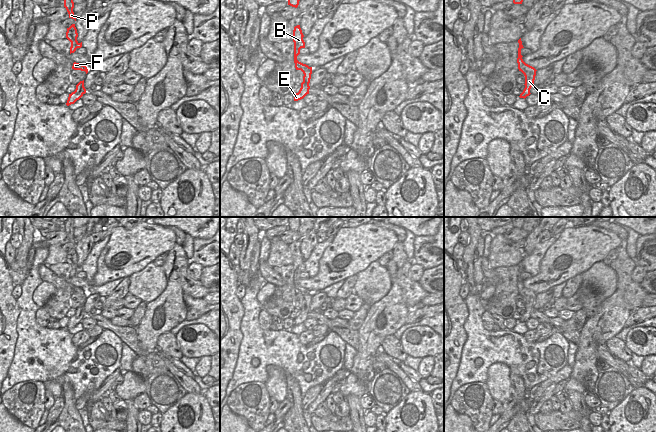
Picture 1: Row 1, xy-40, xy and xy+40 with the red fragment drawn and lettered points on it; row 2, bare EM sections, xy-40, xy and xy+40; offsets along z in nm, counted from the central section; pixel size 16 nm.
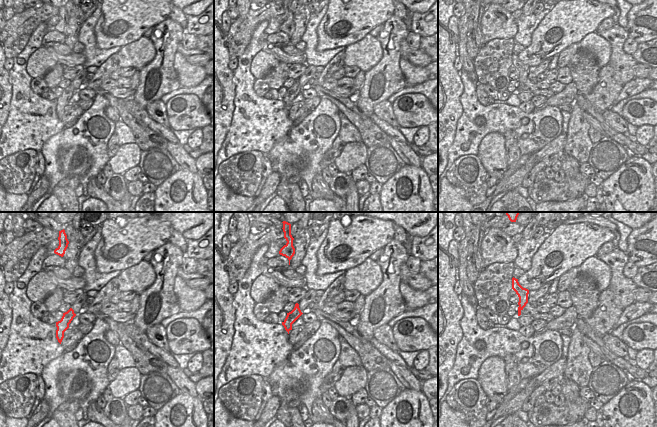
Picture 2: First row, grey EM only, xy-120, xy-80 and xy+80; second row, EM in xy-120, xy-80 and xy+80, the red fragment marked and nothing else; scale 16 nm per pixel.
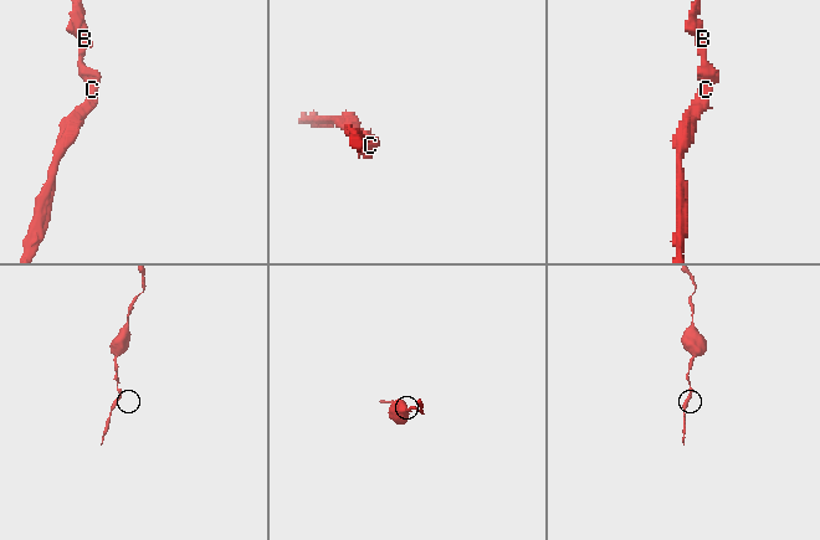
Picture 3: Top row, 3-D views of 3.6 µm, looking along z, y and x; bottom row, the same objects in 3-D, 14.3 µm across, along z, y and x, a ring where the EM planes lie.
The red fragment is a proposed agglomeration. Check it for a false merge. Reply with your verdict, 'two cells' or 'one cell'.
one cell

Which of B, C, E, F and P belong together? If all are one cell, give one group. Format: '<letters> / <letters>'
B C E F P

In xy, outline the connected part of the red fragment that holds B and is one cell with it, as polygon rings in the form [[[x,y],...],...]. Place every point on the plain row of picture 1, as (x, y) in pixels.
[[[300,249],[294,251],[293,254],[293,266],[294,266],[294,287],[296,294],[301,294],[304,298],[303,306],[301,307],[301,312],[298,317],[294,319],[294,325],[303,323],[307,318],[309,318],[309,307],[312,298],[312,291],[303,288],[297,284],[297,280],[300,278],[300,273],[305,272],[305,266],[303,264],[303,257]]]

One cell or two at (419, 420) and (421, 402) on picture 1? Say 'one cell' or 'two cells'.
one cell

